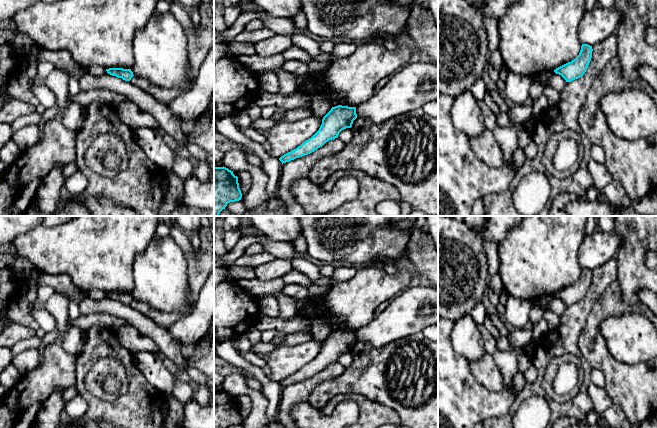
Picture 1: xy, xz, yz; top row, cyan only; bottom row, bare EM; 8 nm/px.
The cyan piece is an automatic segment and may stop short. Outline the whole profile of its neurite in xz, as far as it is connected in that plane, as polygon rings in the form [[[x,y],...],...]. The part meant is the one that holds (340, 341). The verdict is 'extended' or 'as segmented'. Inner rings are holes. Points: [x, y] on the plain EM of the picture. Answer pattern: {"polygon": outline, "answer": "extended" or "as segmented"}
{"polygon": [[[342,329],[332,331],[323,341],[319,354],[296,373],[281,380],[279,384],[283,388],[314,376],[329,364],[338,362],[342,354],[351,352],[356,342],[356,331]]], "answer": "as segmented"}

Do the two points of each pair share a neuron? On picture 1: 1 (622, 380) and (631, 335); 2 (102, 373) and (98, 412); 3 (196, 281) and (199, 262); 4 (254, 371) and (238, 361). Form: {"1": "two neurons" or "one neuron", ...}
{"1": "two neurons", "2": "two neurons", "3": "one neuron", "4": "one neuron"}

